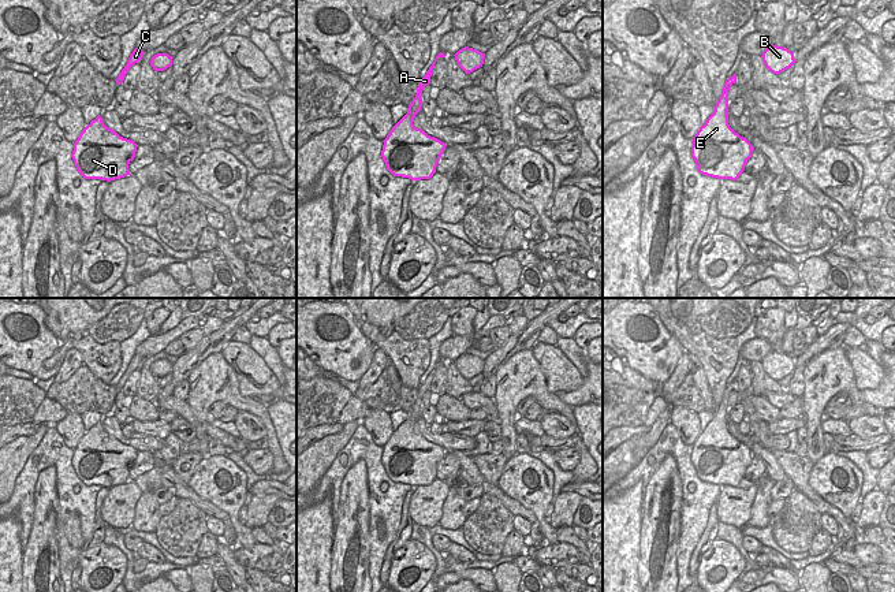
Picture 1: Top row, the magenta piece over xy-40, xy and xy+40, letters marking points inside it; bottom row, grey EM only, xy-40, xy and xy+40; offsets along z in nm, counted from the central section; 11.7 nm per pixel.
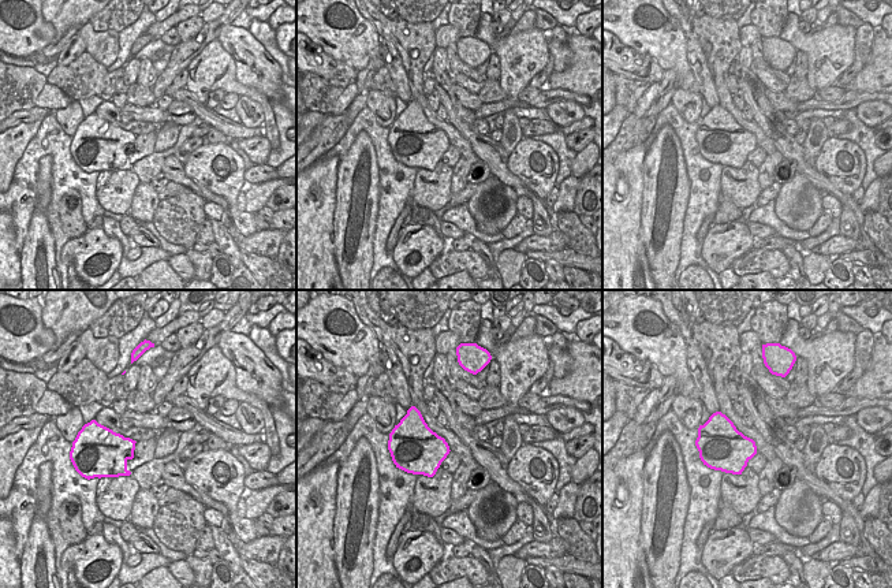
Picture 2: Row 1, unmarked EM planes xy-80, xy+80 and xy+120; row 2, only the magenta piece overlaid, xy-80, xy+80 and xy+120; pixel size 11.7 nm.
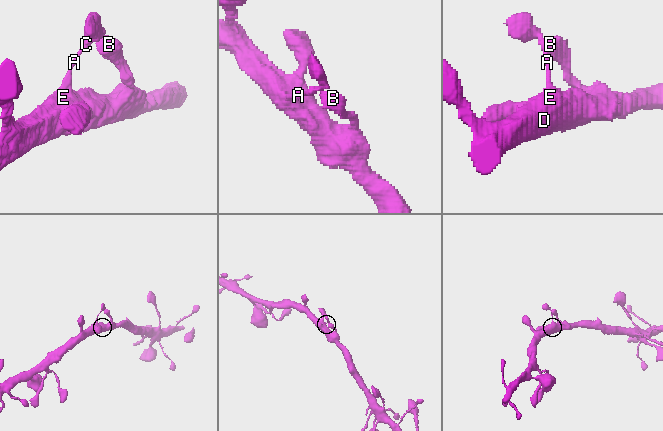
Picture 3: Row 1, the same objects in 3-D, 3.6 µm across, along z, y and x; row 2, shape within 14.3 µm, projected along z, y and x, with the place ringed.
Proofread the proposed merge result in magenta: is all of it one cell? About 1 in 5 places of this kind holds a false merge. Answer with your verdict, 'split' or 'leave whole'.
leave whole

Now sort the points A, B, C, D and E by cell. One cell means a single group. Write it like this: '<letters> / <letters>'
A B C D E

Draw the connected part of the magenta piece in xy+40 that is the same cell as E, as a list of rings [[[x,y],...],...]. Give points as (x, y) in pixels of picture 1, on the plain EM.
[[[736,377],[724,388],[713,420],[694,442],[691,463],[700,480],[736,487],[754,454],[728,431],[728,396],[732,390],[736,390]]]

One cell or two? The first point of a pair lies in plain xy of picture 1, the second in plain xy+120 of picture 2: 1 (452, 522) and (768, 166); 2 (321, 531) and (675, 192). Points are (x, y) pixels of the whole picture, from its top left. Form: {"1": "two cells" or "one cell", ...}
{"1": "one cell", "2": "two cells"}

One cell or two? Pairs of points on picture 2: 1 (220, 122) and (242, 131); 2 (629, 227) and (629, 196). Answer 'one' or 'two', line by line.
1: one
2: one

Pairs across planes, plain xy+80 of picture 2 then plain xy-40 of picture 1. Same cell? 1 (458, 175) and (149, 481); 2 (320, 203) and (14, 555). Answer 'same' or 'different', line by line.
1: different
2: same

